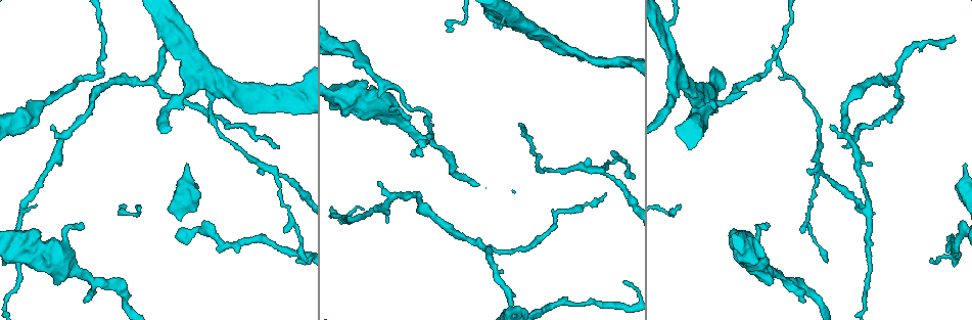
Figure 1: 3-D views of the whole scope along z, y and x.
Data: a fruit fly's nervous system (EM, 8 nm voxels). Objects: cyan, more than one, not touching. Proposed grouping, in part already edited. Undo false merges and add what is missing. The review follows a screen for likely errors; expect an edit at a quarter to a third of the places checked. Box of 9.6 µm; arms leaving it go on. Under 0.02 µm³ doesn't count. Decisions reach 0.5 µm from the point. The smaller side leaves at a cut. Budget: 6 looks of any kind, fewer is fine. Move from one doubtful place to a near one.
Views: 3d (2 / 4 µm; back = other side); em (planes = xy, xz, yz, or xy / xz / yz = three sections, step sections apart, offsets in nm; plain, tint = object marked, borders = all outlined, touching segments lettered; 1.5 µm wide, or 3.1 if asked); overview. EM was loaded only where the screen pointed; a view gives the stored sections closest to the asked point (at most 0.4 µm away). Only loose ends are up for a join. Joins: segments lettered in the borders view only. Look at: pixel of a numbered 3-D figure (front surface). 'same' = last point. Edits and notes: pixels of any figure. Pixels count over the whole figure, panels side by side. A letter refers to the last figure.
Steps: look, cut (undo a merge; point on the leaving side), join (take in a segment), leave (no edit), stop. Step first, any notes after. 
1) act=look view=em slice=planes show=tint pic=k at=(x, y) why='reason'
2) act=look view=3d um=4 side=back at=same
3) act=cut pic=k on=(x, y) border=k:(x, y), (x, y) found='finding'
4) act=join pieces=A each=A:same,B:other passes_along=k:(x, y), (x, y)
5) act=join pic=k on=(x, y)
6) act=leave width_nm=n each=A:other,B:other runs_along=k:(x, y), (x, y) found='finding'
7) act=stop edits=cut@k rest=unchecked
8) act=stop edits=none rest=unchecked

act=look view=em slice=planes show=borders pic=1 at=(767, 229) why='an open end'

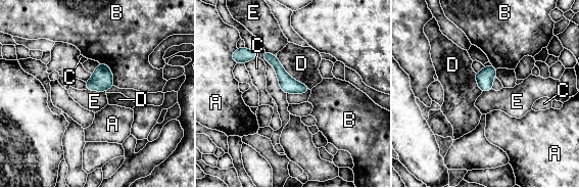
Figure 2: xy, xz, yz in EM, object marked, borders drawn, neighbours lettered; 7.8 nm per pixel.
act=leave each=A:other,B:other,C:other,D:other,E:other runs_along=2:(266, 54), (294, 87), (305, 89) found='no lettered segment goes on from it'

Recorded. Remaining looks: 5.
act=look view=3d um=4 pic=1 at=(23, 127) why='thick turns thin'

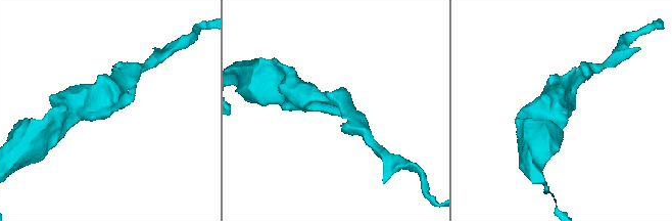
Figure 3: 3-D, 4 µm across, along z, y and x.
act=look view=em slice=planes show=borders pic=3 at=(106, 105)

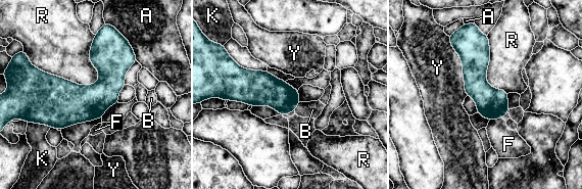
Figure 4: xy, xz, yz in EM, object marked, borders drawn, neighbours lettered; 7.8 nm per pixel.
act=leave longest_contact=R:550nm each=A:other,B:other,F:other,K:other,R:other,Y:other runs_along=4:(475, 33), (475, 84), (499, 115) found='one neuron here'

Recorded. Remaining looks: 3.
act=look view=em slice=yz step=8 show=plain pic=1 at=(830, 124) why='tapers out'

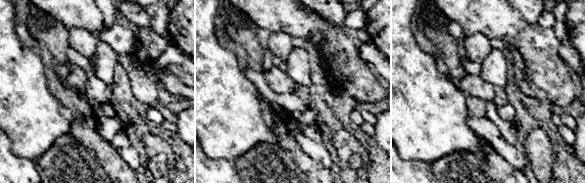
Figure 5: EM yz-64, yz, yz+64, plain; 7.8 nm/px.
act=look view=em slice=yz step=8 show=borders at=same why='see the neighbours'

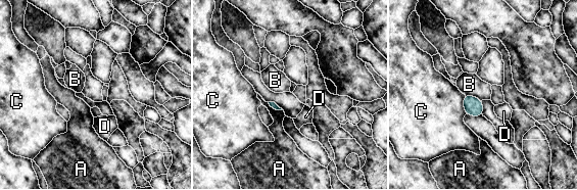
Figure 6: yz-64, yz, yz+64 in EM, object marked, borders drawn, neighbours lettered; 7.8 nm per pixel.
act=leave longest_contact=C:150nm each=A:other,B:other,C:other,D:other border=6:(465, 94), (478, 97), (481, 100) found='none of them fits'

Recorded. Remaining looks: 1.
act=stop edits=none rest=unchecked

